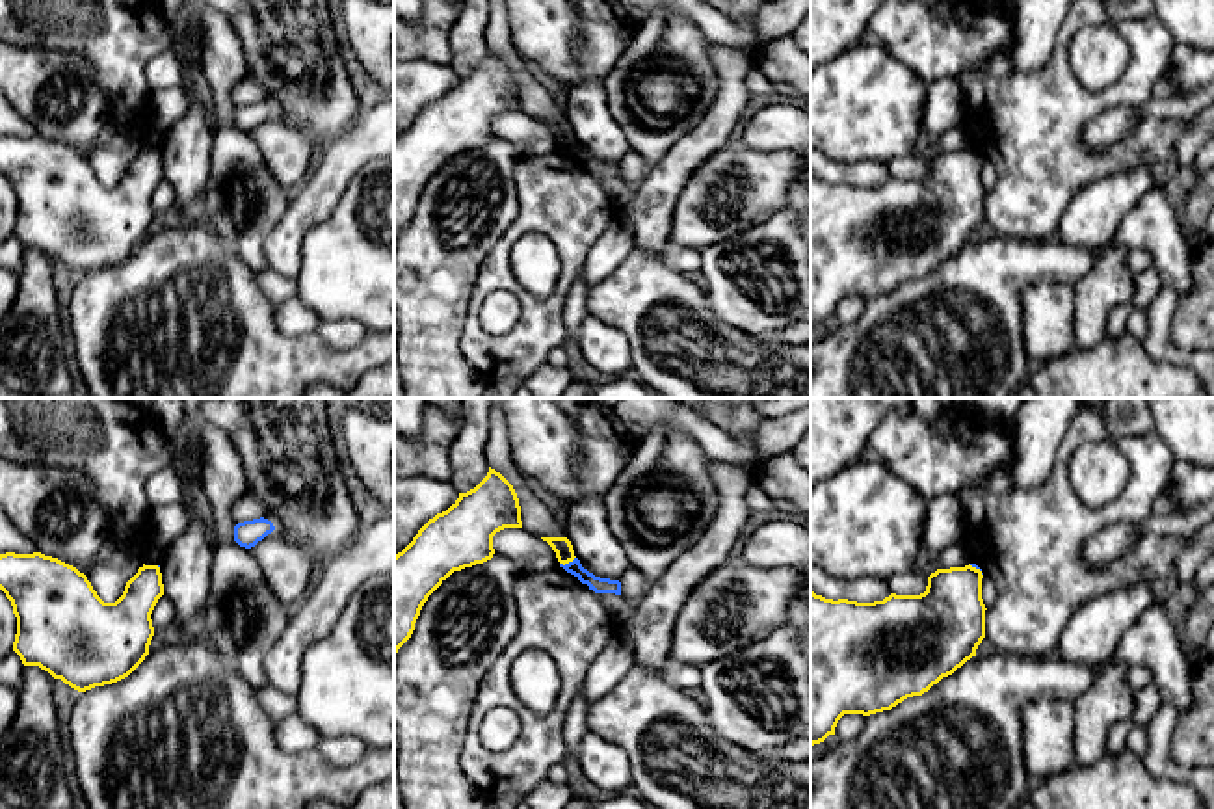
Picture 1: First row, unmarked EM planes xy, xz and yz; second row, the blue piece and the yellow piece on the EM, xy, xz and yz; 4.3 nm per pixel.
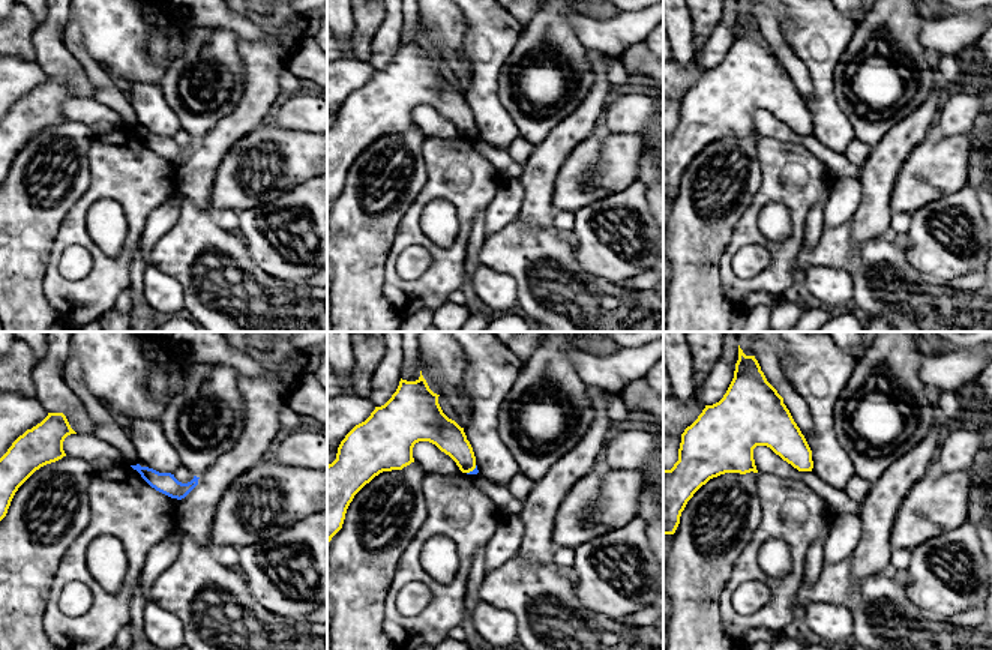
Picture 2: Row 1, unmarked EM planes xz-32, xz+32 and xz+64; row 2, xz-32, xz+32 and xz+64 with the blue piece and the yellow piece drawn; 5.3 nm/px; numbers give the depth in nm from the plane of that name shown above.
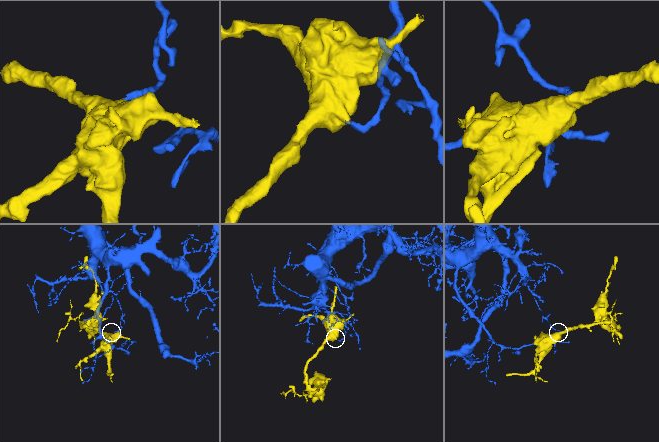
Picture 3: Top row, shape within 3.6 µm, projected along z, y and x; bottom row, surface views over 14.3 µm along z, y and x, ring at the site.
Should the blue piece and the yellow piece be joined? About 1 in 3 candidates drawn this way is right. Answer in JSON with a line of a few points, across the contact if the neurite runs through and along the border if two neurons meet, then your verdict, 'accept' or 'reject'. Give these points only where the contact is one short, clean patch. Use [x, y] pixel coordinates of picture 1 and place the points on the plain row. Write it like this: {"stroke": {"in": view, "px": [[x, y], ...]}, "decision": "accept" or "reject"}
{"stroke": {"in": "xz", "px": [[575, 140], [560, 147]]}, "decision": "reject"}

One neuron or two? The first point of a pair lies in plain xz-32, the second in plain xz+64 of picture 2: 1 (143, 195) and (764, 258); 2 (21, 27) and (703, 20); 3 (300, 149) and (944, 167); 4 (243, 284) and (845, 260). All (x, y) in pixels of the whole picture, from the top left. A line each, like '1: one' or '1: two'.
1: two
2: one
3: one
4: one

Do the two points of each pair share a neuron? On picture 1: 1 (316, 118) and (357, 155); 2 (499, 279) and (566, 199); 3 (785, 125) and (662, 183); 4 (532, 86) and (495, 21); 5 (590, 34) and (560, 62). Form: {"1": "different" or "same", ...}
{"1": "different", "2": "same", "3": "different", "4": "same", "5": "different"}

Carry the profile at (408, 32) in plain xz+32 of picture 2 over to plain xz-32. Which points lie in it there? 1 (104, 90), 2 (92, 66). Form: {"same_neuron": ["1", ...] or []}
{"same_neuron": ["1", "2"]}

